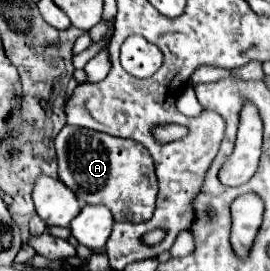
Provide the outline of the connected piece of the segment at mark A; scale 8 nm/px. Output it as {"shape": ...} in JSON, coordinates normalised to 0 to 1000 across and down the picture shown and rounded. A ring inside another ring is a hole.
{"shape":[[[244,461],[207,498],[200,542],[215,653],[296,742],[326,756],[393,756],[415,779],[422,815],[526,823],[563,801],[585,720],[585,661],[570,638],[570,594],[533,535],[511,535],[489,513],[437,513],[311,469]]]}

